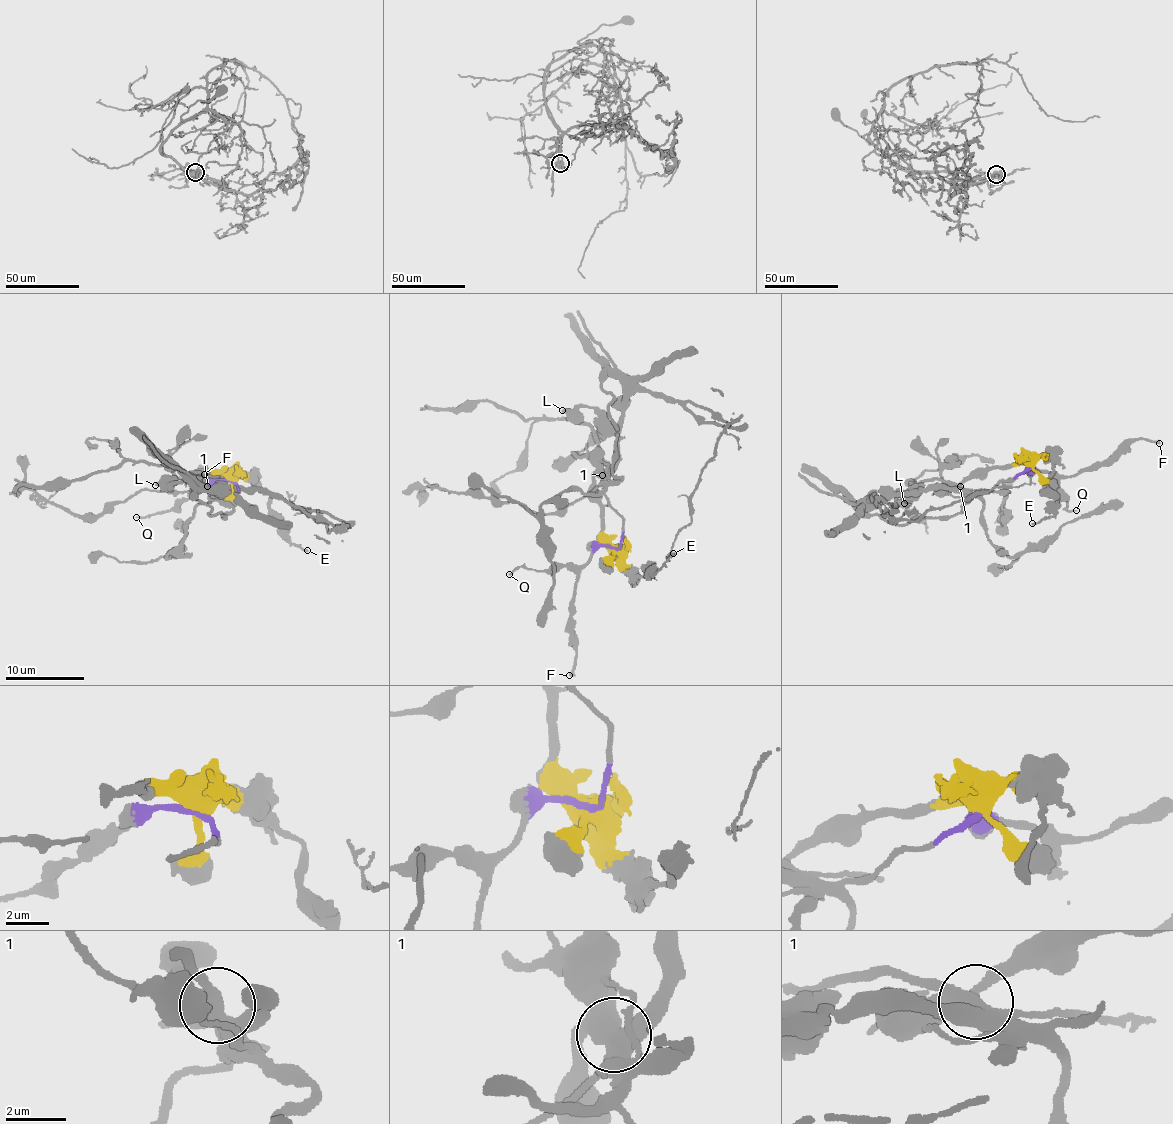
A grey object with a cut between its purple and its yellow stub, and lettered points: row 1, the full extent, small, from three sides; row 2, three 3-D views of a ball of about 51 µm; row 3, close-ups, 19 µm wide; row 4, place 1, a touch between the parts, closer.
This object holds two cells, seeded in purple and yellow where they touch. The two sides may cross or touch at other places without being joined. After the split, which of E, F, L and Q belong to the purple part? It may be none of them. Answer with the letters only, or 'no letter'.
F, Q

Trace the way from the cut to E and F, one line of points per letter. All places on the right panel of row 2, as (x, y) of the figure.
E: (1030, 466), (1045, 457), (1053, 466), (1046, 491), (1051, 499), (1053, 514), (1032, 524)
F: (1030, 466), (1028, 468), (1062, 476), (1108, 465), (1139, 439), (1159, 443)

